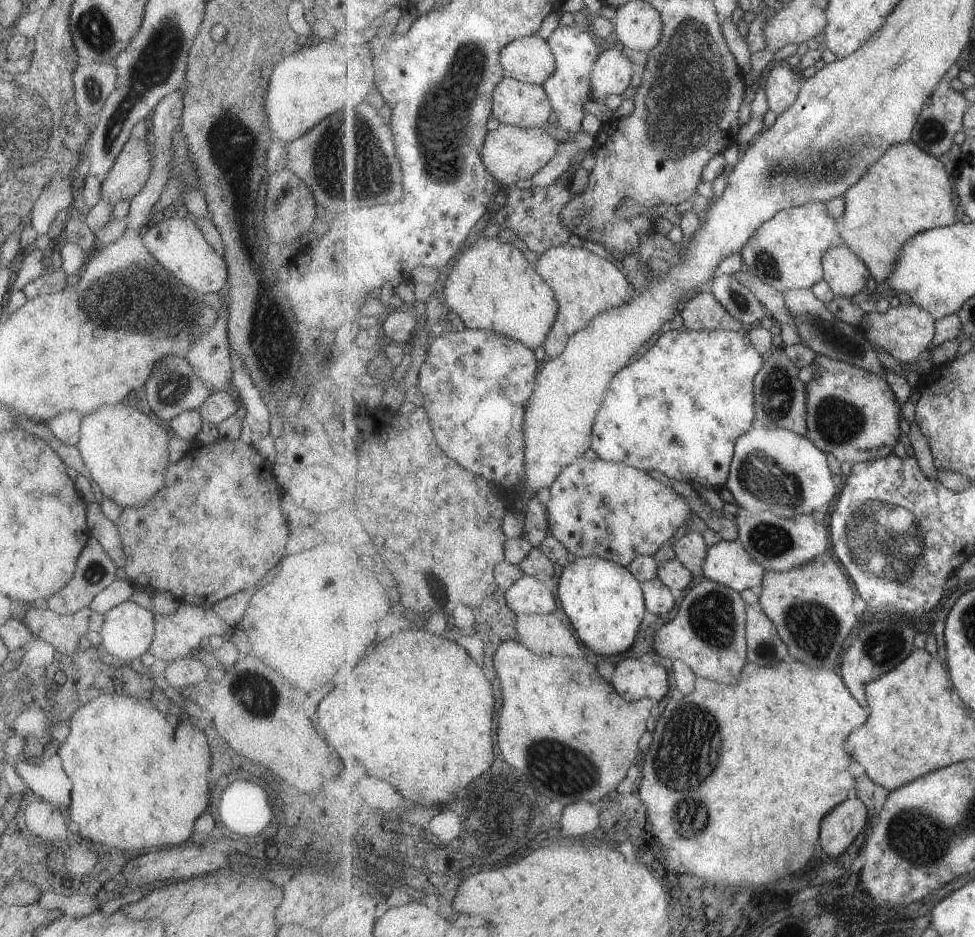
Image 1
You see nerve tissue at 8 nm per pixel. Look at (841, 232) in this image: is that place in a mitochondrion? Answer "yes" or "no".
no

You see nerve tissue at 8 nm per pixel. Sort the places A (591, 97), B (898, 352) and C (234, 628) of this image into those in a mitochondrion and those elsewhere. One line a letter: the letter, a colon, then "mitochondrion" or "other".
A: other
B: other
C: other

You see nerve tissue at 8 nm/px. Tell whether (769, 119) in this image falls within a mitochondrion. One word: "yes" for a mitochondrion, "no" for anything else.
no

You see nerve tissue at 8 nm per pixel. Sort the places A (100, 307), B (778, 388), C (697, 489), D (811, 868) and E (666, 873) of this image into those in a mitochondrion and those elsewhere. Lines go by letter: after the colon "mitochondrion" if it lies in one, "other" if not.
A: mitochondrion
B: mitochondrion
C: other
D: other
E: other

